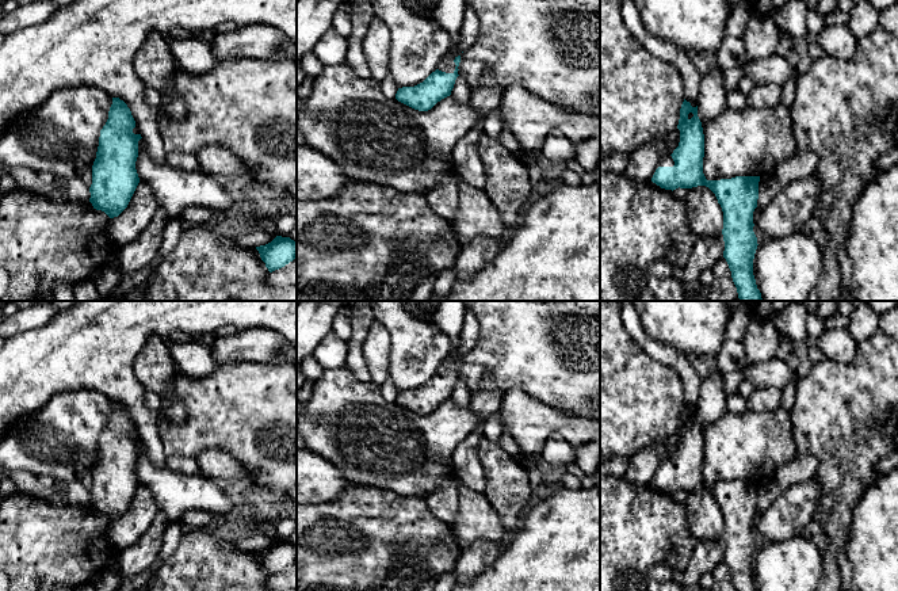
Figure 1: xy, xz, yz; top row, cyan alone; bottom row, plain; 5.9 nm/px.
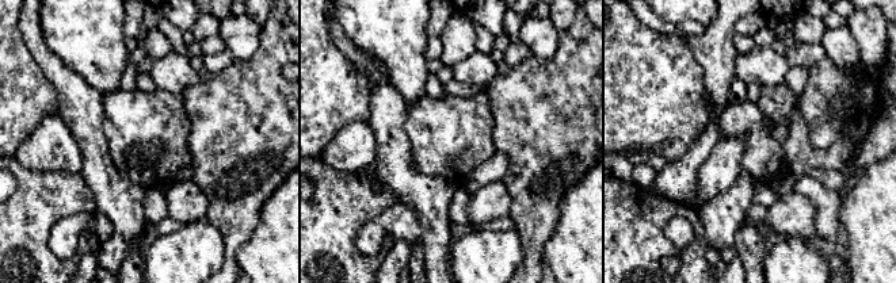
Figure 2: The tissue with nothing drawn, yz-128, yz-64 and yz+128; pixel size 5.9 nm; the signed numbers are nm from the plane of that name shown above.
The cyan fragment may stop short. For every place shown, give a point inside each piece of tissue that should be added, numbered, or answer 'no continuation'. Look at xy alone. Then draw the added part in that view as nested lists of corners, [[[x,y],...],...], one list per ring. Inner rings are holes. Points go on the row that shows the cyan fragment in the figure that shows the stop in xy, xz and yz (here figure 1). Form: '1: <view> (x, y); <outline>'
no continuation

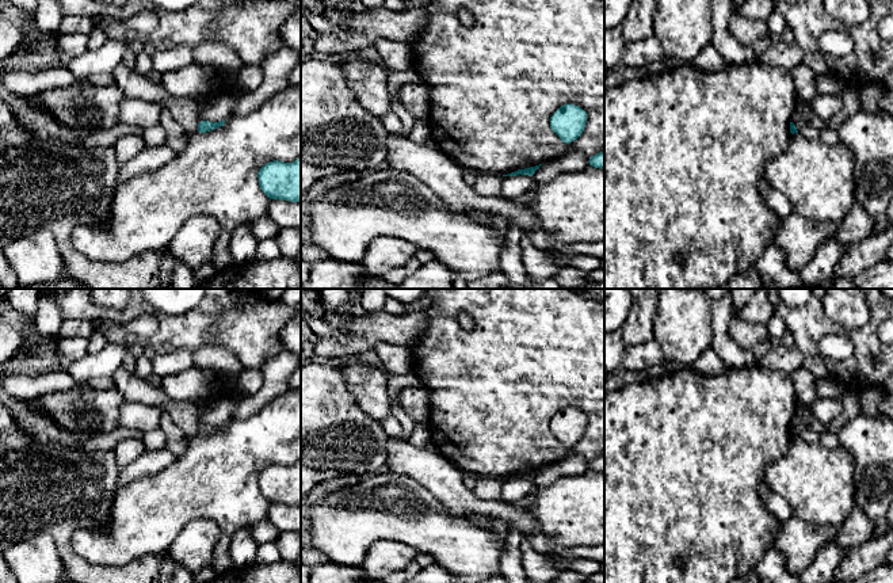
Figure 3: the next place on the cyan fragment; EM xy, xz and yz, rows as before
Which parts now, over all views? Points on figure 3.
no continuation

